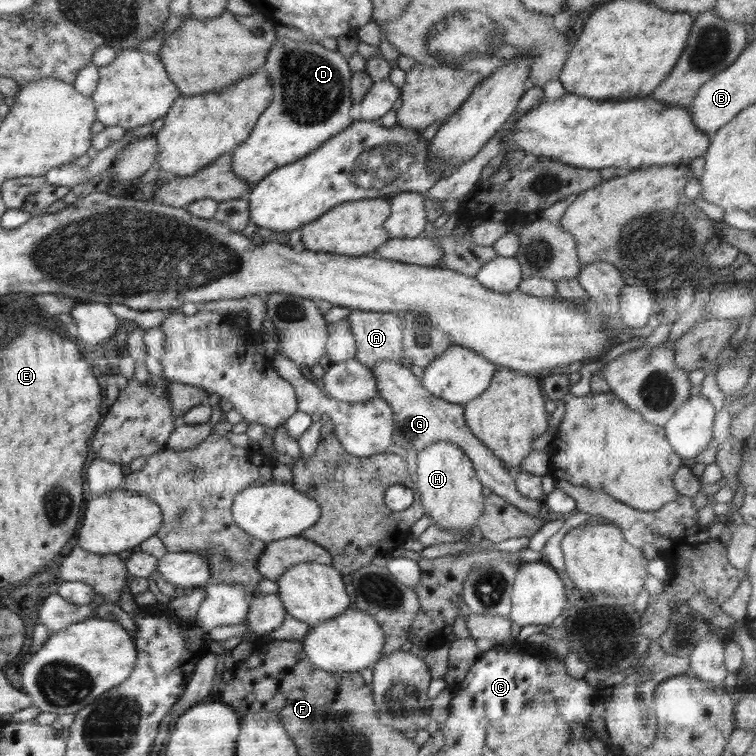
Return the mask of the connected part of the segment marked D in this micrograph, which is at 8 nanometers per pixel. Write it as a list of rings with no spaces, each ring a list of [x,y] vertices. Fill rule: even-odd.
[[[278,36],[271,44],[270,52],[262,67],[269,74],[272,83],[272,103],[262,112],[246,142],[242,142],[232,152],[234,175],[246,181],[251,189],[275,169],[297,162],[306,154],[314,152],[330,138],[344,132],[354,121],[350,117],[350,109],[354,105],[350,97],[353,72],[350,70],[348,59],[344,58],[340,51],[329,50],[318,41],[296,41]]]

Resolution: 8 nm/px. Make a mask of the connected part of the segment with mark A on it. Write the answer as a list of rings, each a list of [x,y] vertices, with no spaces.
[[[351,309],[347,316],[356,343],[355,359],[371,368],[380,361],[401,363],[403,319],[401,313]]]

